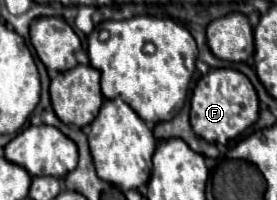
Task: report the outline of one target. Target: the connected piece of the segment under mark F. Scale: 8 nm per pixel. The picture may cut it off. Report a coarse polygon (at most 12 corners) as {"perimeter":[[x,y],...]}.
{"perimeter":[[213,69],[191,97],[191,127],[227,143],[257,121],[251,81]]}

